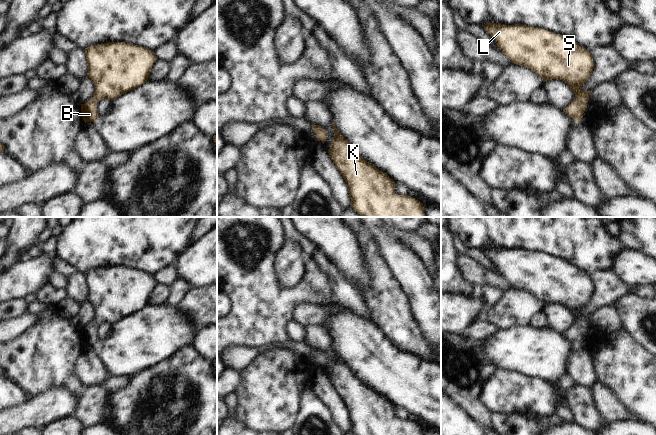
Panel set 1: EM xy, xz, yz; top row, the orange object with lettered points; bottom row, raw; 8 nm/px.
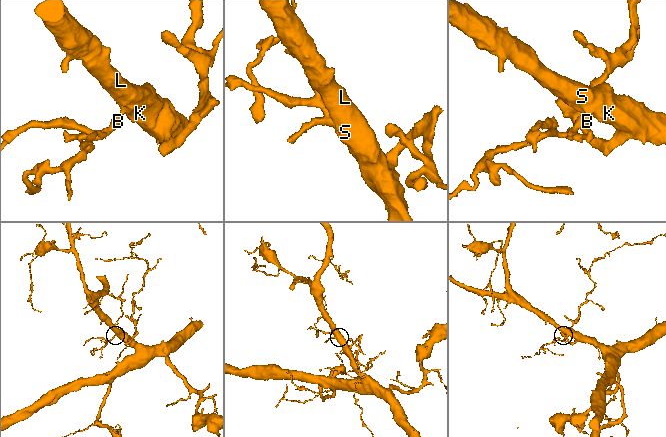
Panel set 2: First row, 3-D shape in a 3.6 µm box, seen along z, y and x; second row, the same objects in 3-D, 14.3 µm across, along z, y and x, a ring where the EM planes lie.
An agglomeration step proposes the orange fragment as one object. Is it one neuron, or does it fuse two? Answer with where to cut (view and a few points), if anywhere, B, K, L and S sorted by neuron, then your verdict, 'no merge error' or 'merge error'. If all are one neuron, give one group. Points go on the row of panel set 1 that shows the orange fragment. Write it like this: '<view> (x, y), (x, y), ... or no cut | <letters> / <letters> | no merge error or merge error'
no cut | B K L S | no merge error

